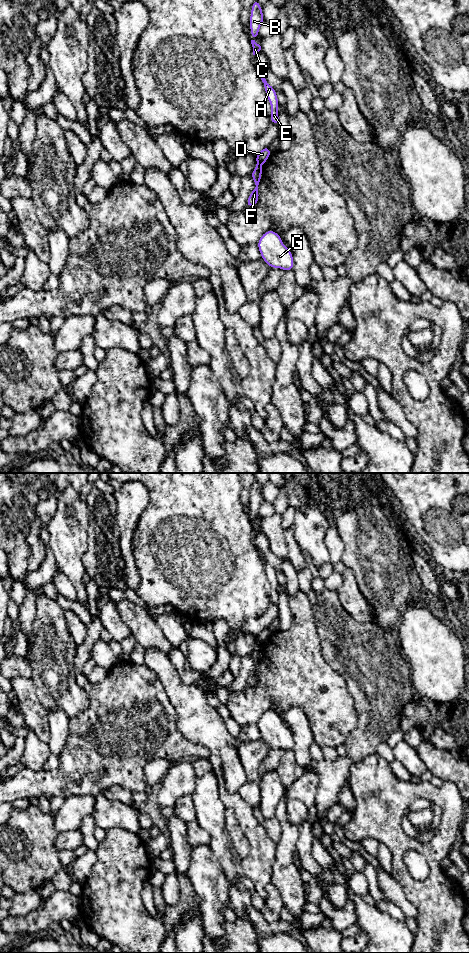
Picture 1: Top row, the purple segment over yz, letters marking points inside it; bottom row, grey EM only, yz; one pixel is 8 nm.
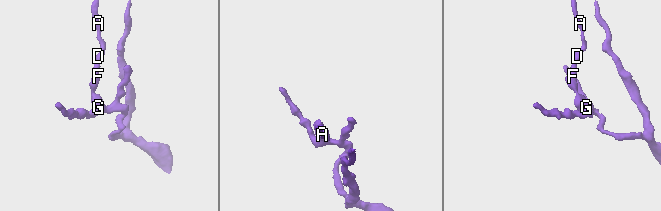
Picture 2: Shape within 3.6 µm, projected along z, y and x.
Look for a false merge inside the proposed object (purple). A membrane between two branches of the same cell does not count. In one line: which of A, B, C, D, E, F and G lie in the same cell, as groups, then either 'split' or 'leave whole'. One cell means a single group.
A B C D E / F G; split

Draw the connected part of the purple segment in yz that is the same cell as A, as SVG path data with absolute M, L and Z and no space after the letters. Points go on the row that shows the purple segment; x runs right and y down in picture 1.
M259 71L259 75L261 77L262 82L264 83L267 99L271 104L271 111L270 111L271 123L278 126L279 114L277 112L277 109L279 106L279 101L277 99L277 93L275 89L266 81L264 74L261 71Z

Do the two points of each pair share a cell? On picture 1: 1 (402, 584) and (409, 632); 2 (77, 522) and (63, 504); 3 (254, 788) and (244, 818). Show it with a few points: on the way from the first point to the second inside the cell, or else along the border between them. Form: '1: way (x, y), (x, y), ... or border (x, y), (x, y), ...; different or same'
1: border (408, 605), (402, 613), (397, 626); different
2: way (73, 518), (72, 513), (67, 508); same
3: border (238, 793), (253, 807); different

